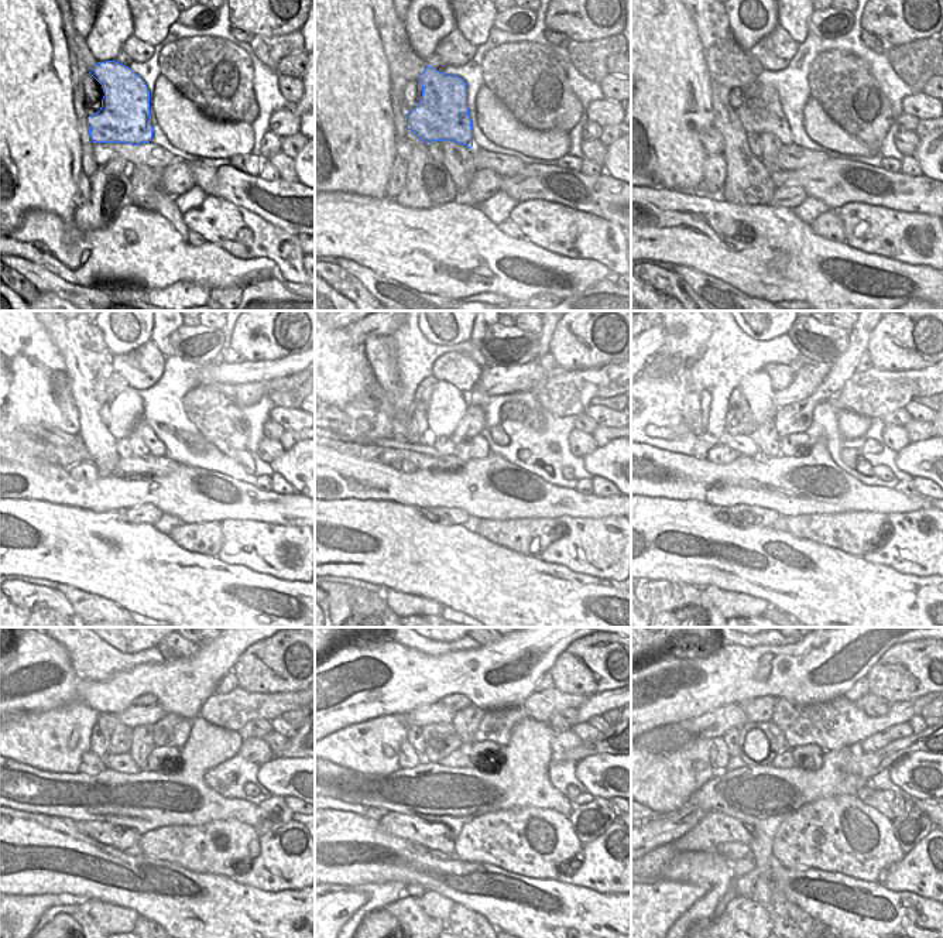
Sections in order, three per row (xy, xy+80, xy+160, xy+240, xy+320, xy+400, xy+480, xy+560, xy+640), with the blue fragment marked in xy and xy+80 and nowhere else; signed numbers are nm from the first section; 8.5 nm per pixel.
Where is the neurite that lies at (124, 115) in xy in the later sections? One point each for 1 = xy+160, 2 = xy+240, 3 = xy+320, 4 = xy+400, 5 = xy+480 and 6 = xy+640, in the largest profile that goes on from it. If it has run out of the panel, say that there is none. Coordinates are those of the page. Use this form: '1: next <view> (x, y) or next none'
1: next xy+160 (760, 112)
2: next xy+240 (157, 449)
3: next xy+320 (477, 448)
4: next xy+400 (795, 445)
5: next xy+480 (158, 760)
6: next xy+640 (799, 753)

